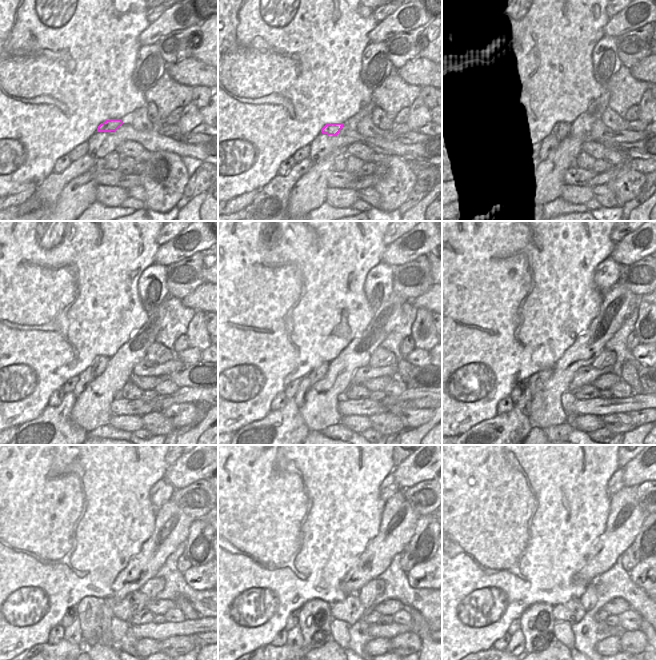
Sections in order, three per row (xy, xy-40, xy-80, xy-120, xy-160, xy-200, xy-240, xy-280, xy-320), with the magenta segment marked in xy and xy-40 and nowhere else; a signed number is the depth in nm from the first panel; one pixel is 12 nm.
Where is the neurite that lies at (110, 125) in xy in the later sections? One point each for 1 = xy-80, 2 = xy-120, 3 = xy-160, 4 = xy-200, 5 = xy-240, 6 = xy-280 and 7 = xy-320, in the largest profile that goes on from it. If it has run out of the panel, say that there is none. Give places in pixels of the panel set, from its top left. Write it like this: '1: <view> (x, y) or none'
1: xy-80 (552, 140)
2: xy-120 (98, 366)
3: xy-160 (318, 373)
4: xy-200 (536, 382)
5: xy-240 (89, 611)
6: xy-280 (314, 617)
7: xy-320 (536, 623)

